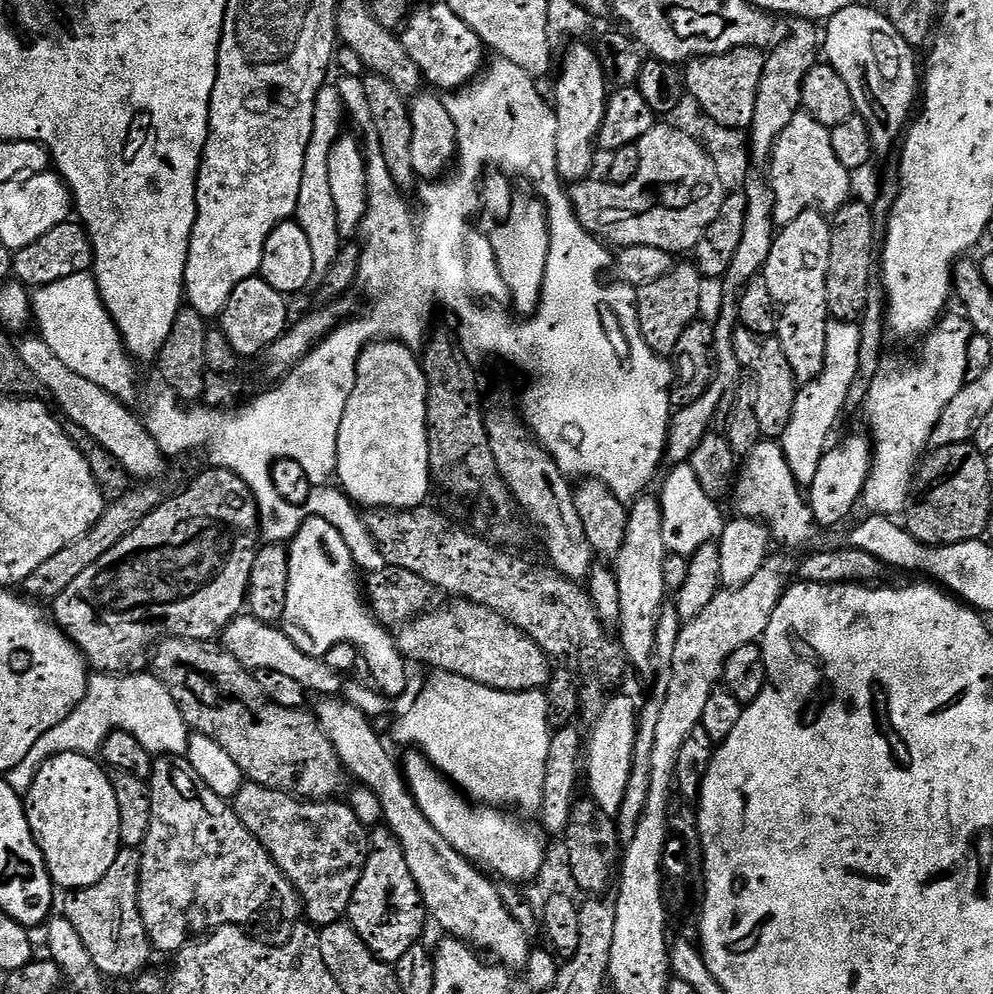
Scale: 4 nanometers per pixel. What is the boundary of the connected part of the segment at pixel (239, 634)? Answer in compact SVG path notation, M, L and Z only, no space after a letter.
M241 614L229 622L222 633L222 646L243 668L255 674L258 670L278 670L281 674L296 679L310 694L317 692L320 698L336 698L342 692L341 673L330 670L323 659L307 656L287 637L283 628L275 624L264 624L251 614Z

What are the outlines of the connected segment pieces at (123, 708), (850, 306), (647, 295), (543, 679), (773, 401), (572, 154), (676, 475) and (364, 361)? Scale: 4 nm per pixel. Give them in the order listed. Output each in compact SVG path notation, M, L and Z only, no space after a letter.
M93 673L88 679L82 702L58 726L48 730L22 763L6 774L8 784L21 796L27 795L37 772L50 757L72 752L95 755L103 749L106 738L114 731L134 734L143 748L154 756L185 755L192 735L169 690L152 673L131 673L127 676Z
M853 199L844 204L831 217L832 237L830 238L830 270L828 271L828 310L833 320L859 321L864 315L866 306L866 290L874 279L874 256L872 247L877 247L878 233L872 217L872 208L862 201Z
M677 263L658 282L650 282L636 289L636 313L642 330L642 338L646 338L646 346L654 350L656 356L672 358L676 355L678 338L701 315L700 283L702 277L695 263Z
M453 599L445 608L424 612L398 632L401 654L425 669L449 672L503 692L535 692L547 685L549 656L518 626L481 604Z
M740 326L734 334L734 352L741 369L756 379L754 399L761 437L780 438L795 409L798 381L790 362L786 362L786 354L779 339L776 336L759 336Z
M584 42L567 45L564 65L560 68L560 81L556 84L556 121L558 122L557 170L565 182L579 182L593 175L592 163L598 153L600 127L606 114L610 85L596 57L595 47L588 48Z
M688 462L677 464L664 480L664 493L659 493L660 509L664 511L664 541L669 553L692 557L702 546L719 541L726 523L717 502L699 484Z
M378 340L360 355L354 394L338 430L336 476L345 495L368 510L418 508L427 501L428 487L434 484L428 449L428 380L417 353L399 340Z

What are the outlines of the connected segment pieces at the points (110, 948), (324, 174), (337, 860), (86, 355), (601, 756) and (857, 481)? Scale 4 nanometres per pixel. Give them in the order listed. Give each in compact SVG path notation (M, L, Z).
M121 847L114 866L94 886L77 888L68 900L66 917L78 930L78 938L86 942L86 950L94 958L94 966L106 978L129 976L135 978L149 967L148 959L154 956L152 940L140 913L140 848Z
M325 86L314 102L314 130L310 134L310 146L306 150L306 166L302 166L302 191L298 194L294 217L302 230L306 230L306 239L310 241L310 251L314 254L314 270L320 278L330 270L342 247L334 198L330 198L330 150L345 131L344 120L346 121L346 113L339 87Z
M245 782L234 798L242 826L246 826L246 830L262 842L270 858L274 858L293 891L304 902L304 912L309 916L305 917L316 926L347 917L370 847L370 832L365 821L354 814L351 803L336 802L332 798L302 800L289 792L270 790L251 782Z
M91 273L71 275L61 282L51 283L50 286L37 289L32 296L32 314L35 323L38 322L39 335L47 345L58 355L63 363L74 373L81 373L82 378L87 378L96 386L102 387L116 399L132 404L140 392L138 386L137 363L128 353L128 349L121 338L120 331L110 318L105 304L101 300L96 279Z
M616 696L607 701L602 710L602 714L591 725L591 736L586 742L586 788L590 791L591 799L596 804L606 810L614 818L619 817L622 798L626 798L626 782L630 782L630 770L632 769L632 759L634 758L634 742L636 741L636 725L638 723L638 700L632 696Z
M848 436L841 444L833 443L827 449L818 466L814 482L807 489L806 499L812 508L817 525L840 524L860 503L860 495L869 476L872 475L874 444L864 436Z

